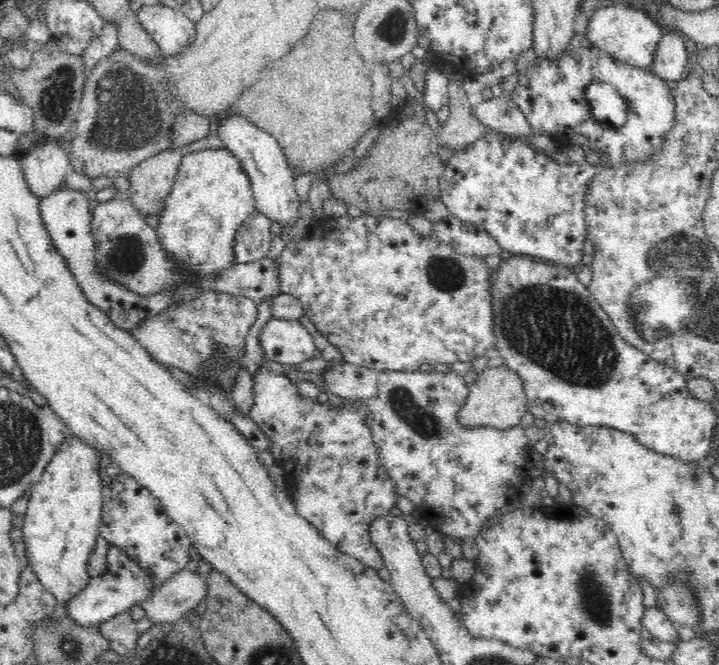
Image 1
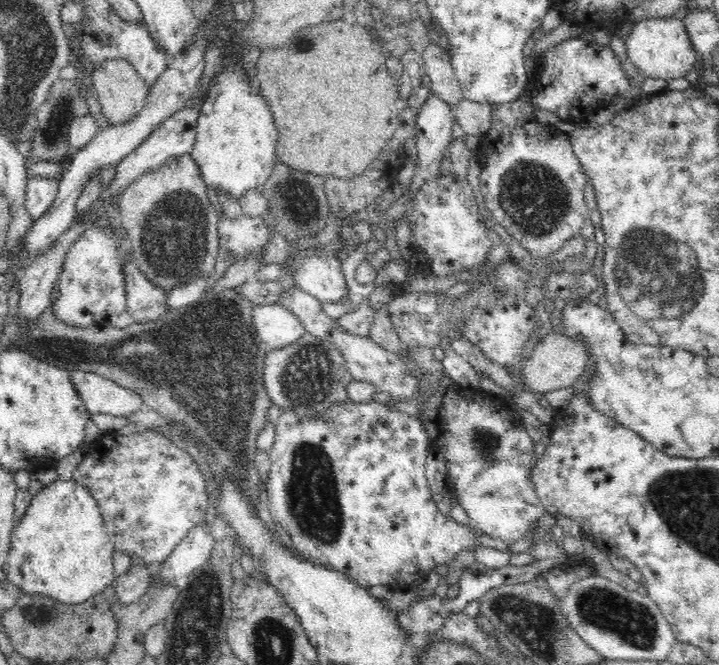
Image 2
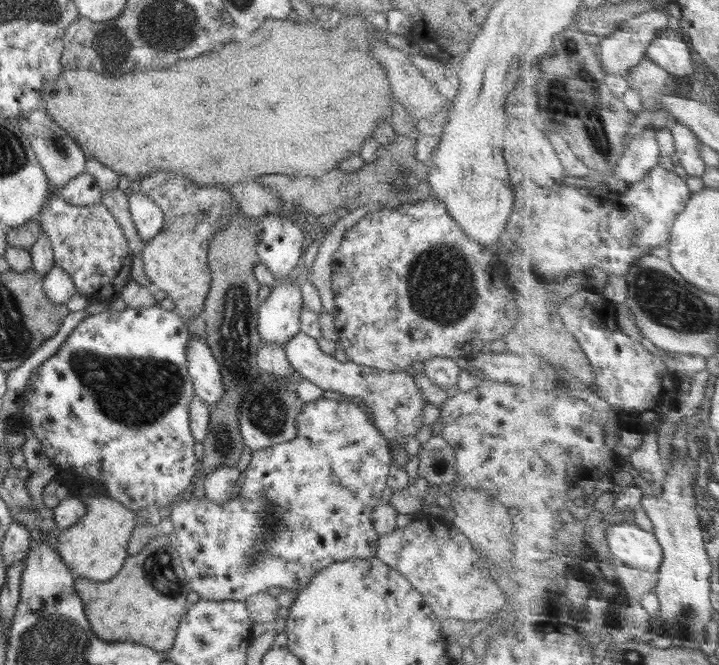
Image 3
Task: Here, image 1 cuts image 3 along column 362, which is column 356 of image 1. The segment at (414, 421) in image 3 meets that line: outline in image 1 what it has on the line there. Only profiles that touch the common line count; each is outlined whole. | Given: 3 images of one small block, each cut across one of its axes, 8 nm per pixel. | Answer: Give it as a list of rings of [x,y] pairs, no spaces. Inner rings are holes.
[[[342,363],[325,370],[322,372],[323,382],[325,390],[328,394],[334,394],[334,396],[340,396],[346,400],[345,406],[349,404],[354,407],[357,405],[359,409],[367,413],[367,424],[369,424],[370,430],[373,432],[373,439],[375,447],[378,449],[378,455],[380,455],[381,465],[385,468],[386,474],[396,487],[396,492],[399,496],[410,499],[417,510],[420,510],[427,522],[438,526],[438,530],[442,530],[445,535],[458,537],[464,539],[468,536],[476,536],[482,530],[492,524],[492,520],[497,518],[500,508],[506,506],[510,502],[516,502],[521,499],[525,494],[524,488],[531,483],[529,478],[529,456],[530,448],[526,446],[527,436],[525,430],[521,427],[514,426],[507,429],[492,428],[491,426],[478,426],[476,428],[466,428],[462,426],[457,419],[457,412],[461,410],[462,405],[466,402],[469,387],[464,382],[464,379],[454,371],[448,373],[441,373],[435,370],[432,372],[398,372],[398,371],[379,371],[378,369],[366,368],[365,366],[358,366],[356,364]]]

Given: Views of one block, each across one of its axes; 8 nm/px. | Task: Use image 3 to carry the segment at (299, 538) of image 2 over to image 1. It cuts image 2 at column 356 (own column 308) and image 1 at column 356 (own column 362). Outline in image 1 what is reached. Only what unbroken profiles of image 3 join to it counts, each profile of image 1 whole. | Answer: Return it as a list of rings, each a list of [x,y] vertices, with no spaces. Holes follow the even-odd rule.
[[[266,360],[253,376],[255,397],[249,415],[266,434],[274,464],[295,478],[296,491],[292,500],[297,513],[311,522],[339,551],[379,570],[383,567],[382,555],[372,544],[369,524],[372,519],[387,515],[391,508],[397,506],[399,494],[393,480],[388,478],[385,468],[381,465],[373,432],[367,424],[367,413],[357,405],[352,407],[349,404],[346,407],[343,404],[336,408],[328,403],[319,403],[314,398],[300,396],[296,380],[286,373],[276,374],[270,371],[268,363]]]

